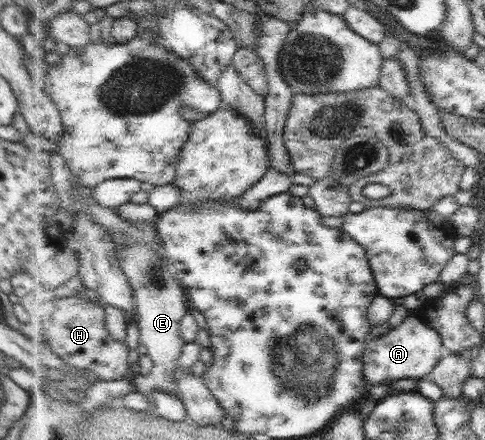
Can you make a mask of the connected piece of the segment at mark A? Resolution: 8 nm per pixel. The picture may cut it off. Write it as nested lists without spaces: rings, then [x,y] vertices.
[[[412,312],[403,323],[389,333],[370,338],[365,348],[366,378],[372,386],[376,383],[416,378],[422,380],[439,366],[446,350],[445,340],[436,328],[429,325],[420,315]]]

